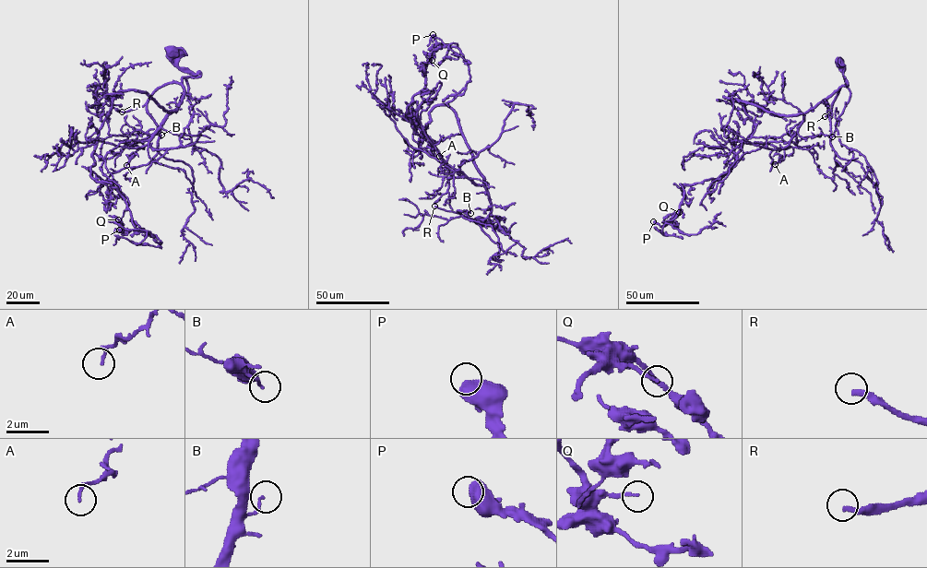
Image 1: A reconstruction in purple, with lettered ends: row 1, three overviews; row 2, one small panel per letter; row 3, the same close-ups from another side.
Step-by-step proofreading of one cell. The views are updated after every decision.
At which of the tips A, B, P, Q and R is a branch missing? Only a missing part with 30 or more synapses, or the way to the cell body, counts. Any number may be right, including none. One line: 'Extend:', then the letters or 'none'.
Extend: R

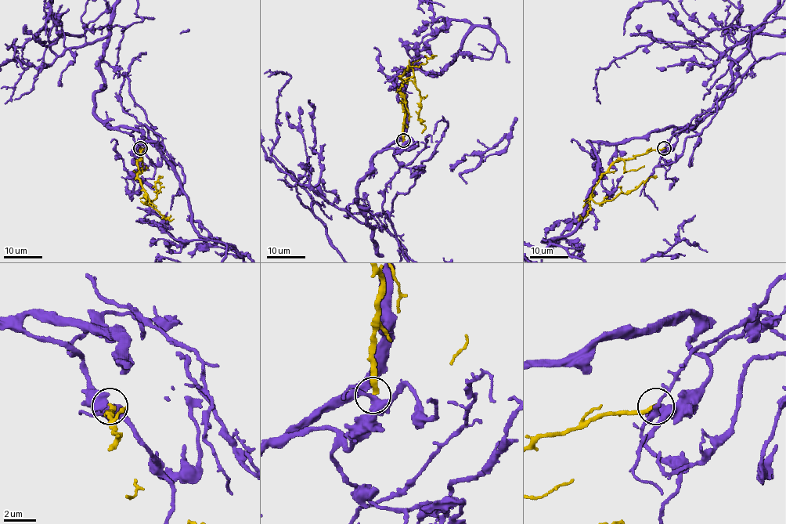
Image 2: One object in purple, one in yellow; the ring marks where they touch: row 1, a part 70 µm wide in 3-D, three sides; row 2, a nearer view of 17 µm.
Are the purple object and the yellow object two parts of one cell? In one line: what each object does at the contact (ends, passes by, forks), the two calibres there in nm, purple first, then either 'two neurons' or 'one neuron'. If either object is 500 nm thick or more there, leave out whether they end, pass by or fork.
purple forks | yellow ends | 320/280 nm | two neurons

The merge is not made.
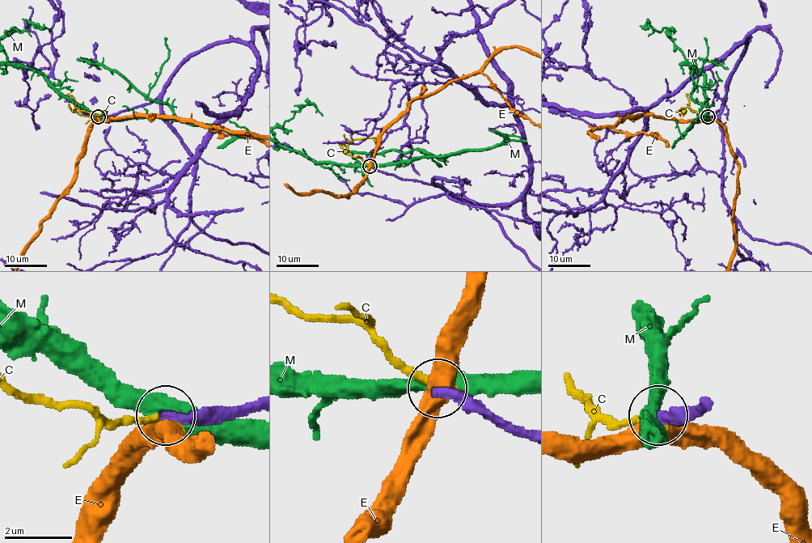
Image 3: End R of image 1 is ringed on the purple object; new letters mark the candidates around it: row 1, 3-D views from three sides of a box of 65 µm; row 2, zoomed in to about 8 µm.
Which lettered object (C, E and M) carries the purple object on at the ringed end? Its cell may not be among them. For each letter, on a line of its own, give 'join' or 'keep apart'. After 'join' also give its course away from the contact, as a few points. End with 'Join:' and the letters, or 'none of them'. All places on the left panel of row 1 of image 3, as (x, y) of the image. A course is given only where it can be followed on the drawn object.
C: keep apart
E: keep apart
M: keep apart
Join: none of them

